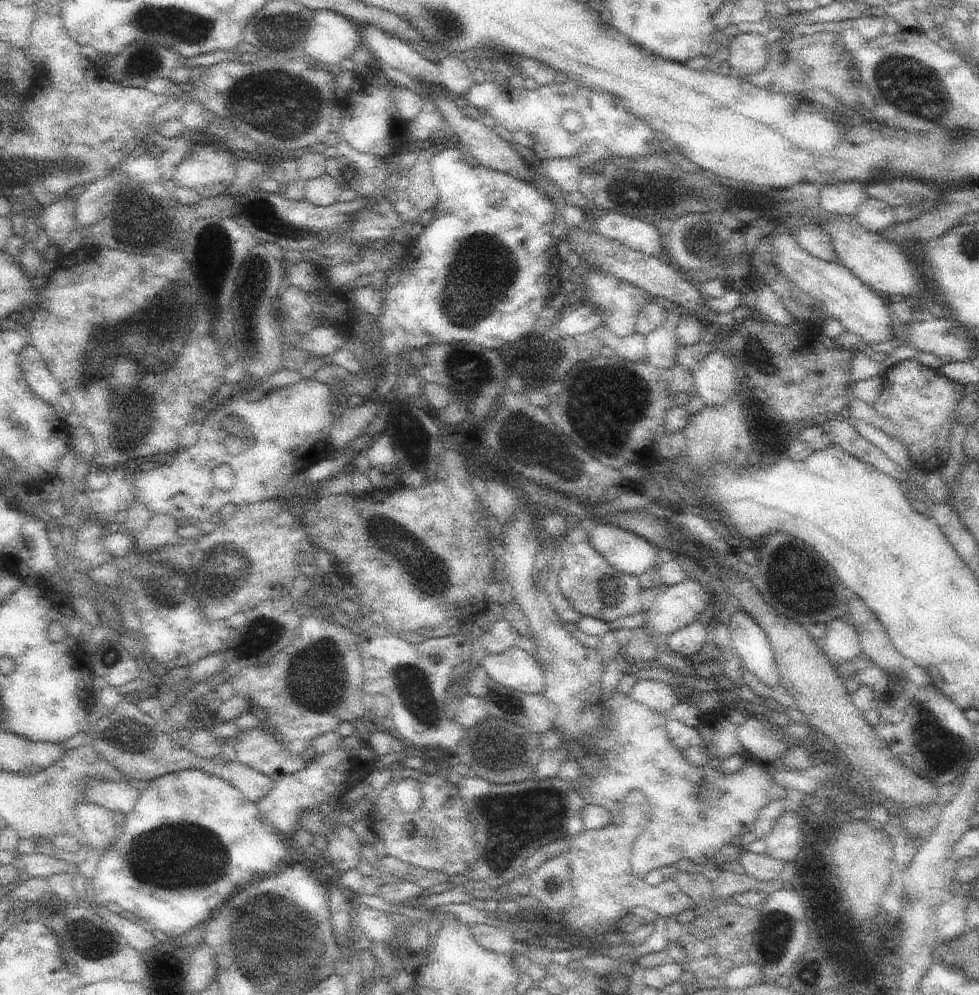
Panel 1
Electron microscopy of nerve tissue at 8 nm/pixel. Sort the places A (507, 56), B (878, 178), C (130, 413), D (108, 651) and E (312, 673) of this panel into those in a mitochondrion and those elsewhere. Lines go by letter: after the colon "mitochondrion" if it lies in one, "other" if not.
A: other
B: other
C: mitochondrion
D: other
E: mitochondrion

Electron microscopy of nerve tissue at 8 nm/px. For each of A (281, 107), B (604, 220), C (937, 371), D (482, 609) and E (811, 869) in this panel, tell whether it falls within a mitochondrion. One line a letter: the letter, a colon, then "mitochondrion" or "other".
A: mitochondrion
B: other
C: other
D: other
E: other

